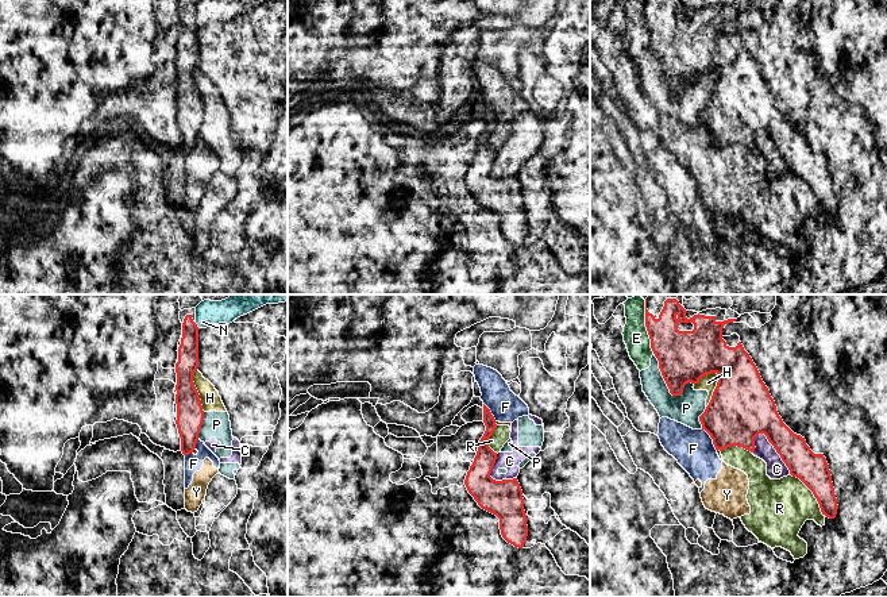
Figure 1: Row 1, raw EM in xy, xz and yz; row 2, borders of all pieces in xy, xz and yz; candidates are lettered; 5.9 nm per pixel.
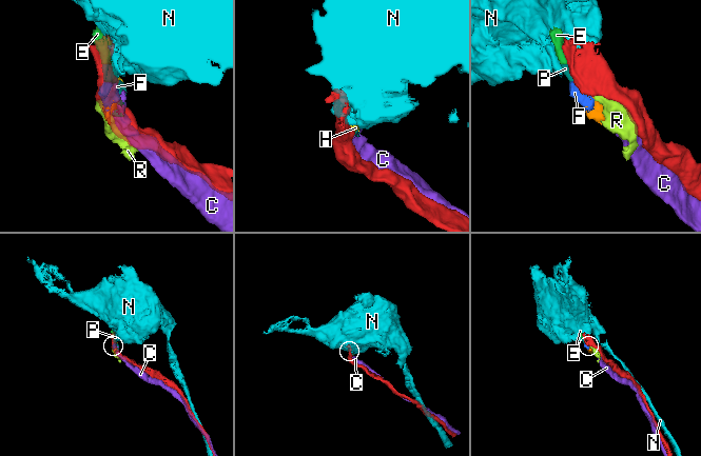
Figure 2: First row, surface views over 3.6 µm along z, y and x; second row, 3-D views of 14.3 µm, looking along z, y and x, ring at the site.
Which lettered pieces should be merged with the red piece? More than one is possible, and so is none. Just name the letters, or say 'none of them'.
none of them

